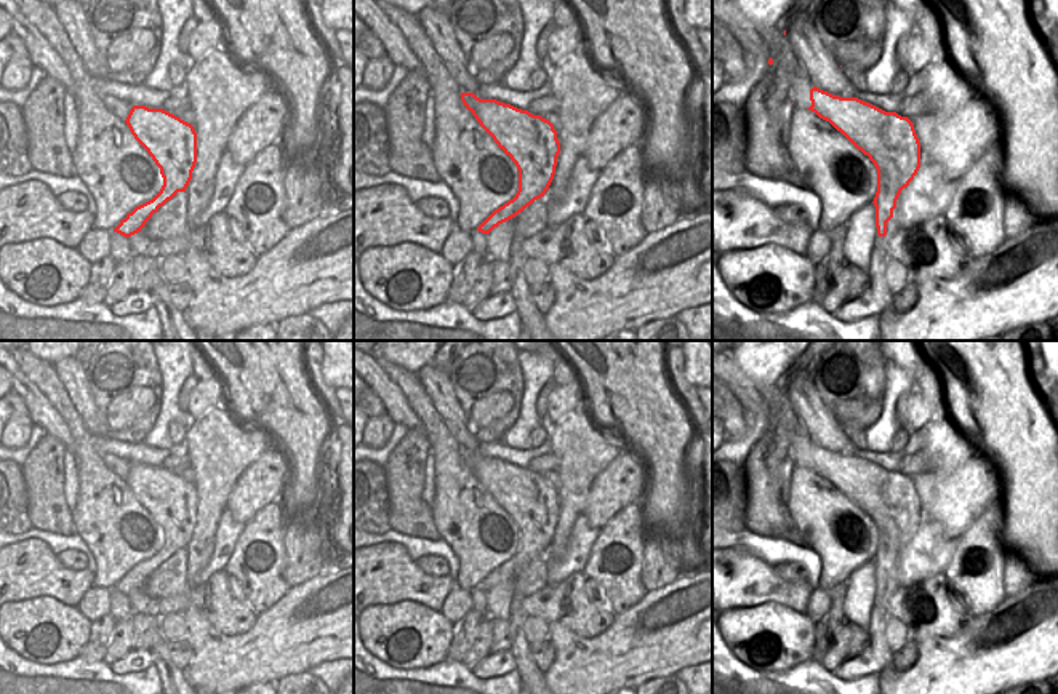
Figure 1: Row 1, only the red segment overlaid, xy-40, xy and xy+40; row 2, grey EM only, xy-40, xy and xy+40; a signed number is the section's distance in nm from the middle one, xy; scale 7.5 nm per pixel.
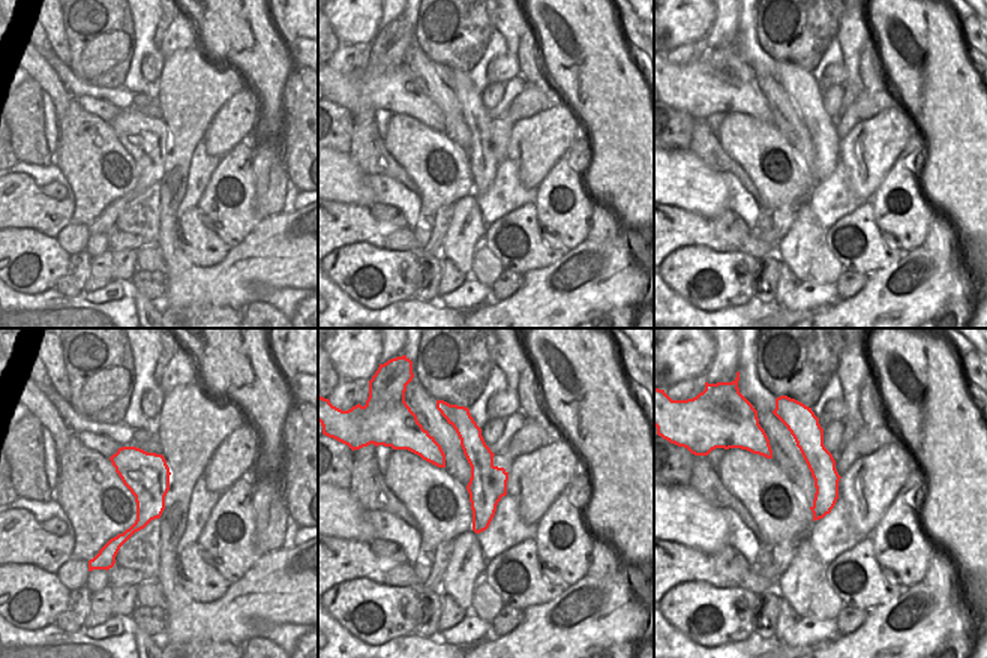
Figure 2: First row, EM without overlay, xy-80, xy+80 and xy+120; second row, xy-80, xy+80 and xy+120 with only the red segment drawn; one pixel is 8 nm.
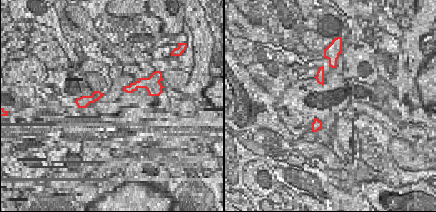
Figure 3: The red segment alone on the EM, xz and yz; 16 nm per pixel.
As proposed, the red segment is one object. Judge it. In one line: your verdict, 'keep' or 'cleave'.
keep

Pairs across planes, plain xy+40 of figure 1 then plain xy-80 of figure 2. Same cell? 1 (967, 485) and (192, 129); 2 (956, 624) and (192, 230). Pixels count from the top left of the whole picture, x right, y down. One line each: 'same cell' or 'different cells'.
1: different cells
2: same cell

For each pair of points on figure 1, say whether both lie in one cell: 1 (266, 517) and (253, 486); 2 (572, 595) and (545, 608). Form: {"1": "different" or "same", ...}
{"1": "different", "2": "same"}

